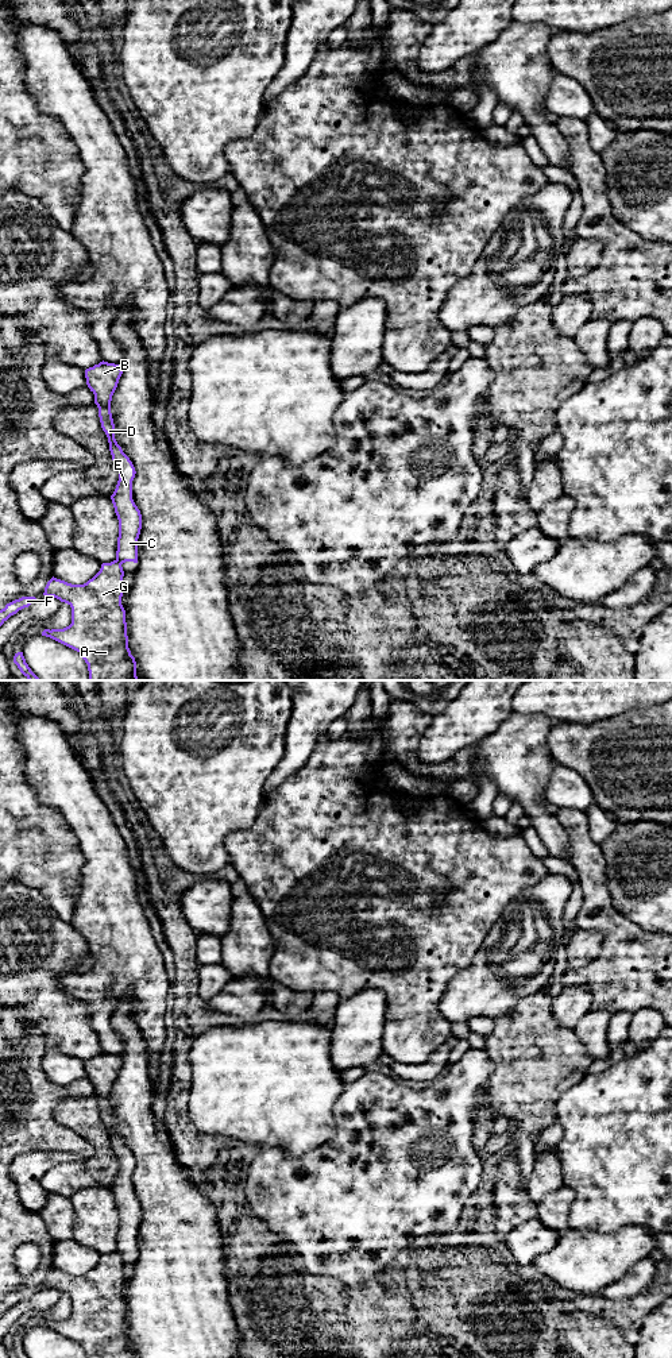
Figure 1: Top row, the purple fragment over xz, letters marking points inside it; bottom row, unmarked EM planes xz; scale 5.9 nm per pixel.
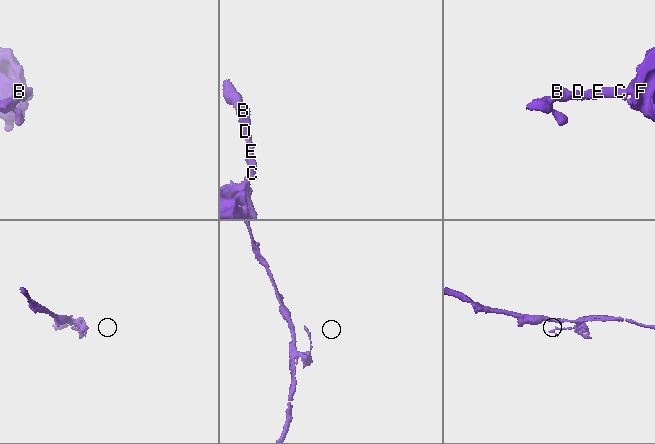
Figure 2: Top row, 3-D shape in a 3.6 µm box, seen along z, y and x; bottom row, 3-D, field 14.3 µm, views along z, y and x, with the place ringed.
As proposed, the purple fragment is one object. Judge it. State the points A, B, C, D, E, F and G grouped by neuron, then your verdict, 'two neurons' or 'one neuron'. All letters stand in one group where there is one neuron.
groups A F G / B C D E; two neurons

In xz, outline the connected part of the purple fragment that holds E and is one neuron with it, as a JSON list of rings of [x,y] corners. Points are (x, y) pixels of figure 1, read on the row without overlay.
[[[100,1053],[85,1061],[86,1076],[94,1085],[101,1119],[109,1134],[112,1151],[119,1162],[119,1172],[111,1187],[119,1211],[116,1251],[138,1254],[138,1230],[142,1220],[142,1205],[132,1191],[135,1158],[115,1130],[115,1115],[111,1104],[112,1087],[123,1065],[120,1056]]]

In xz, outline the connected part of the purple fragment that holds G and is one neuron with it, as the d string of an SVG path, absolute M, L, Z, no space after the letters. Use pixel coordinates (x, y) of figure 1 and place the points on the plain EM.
M103 1254L100 1262L84 1276L72 1276L51 1269L45 1278L45 1288L54 1288L72 1299L72 1315L63 1320L45 1320L50 1328L81 1345L88 1358L136 1358L128 1339L125 1301L121 1296L124 1282L121 1254Z

